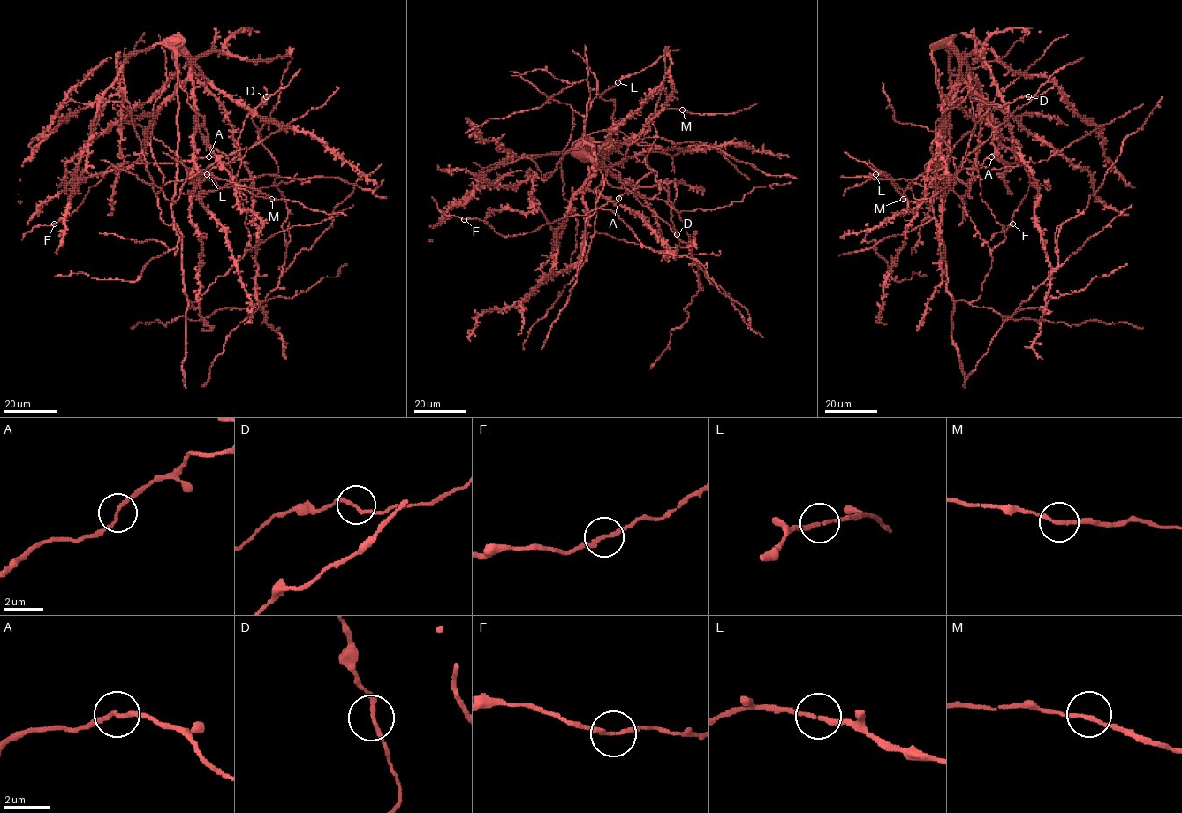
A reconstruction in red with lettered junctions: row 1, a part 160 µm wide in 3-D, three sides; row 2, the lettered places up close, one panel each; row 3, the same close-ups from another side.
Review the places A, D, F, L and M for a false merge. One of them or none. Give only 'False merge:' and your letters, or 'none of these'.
False merge: none of these

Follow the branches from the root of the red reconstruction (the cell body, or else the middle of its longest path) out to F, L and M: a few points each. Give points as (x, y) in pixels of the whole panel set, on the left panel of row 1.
F: (187, 318), (193, 307), (172, 199), (235, 183), (246, 199), (237, 185), (240, 159), (113, 164), (54, 224)
L: (187, 318), (193, 307), (184, 291), (182, 235), (172, 201), (187, 178), (207, 174)
M: (187, 318), (185, 313), (193, 307), (184, 291), (182, 235), (172, 216), (172, 199), (235, 183), (271, 199)

